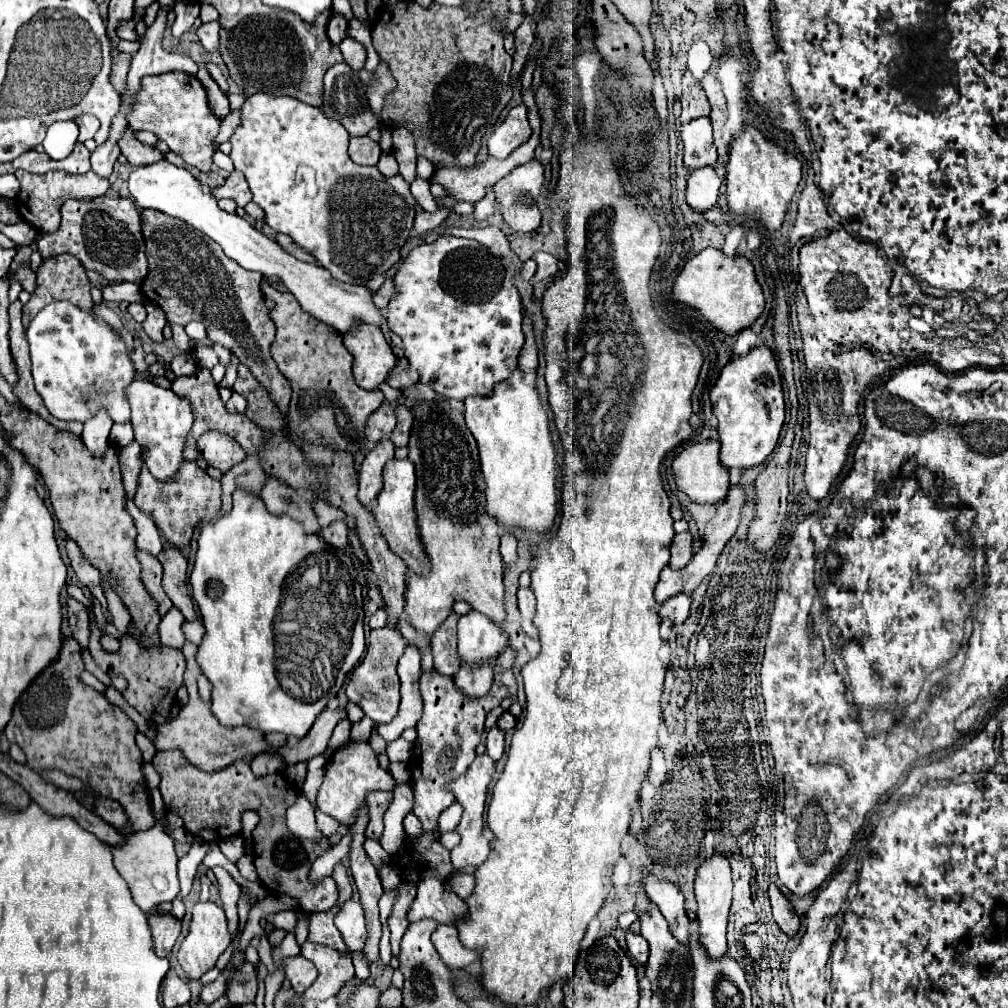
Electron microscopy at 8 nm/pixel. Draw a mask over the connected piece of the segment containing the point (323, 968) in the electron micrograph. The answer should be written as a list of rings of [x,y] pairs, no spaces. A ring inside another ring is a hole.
[[[305,942],[301,946],[301,956],[307,958],[309,962],[315,964],[319,970],[317,980],[303,992],[299,994],[301,998],[321,998],[327,1000],[329,996],[337,994],[339,988],[355,976],[353,964],[349,956],[341,956],[337,950],[325,946],[325,944],[313,944]]]

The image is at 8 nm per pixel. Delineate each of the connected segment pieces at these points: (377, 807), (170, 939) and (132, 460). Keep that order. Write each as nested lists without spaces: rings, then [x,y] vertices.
[[[391,792],[369,794],[369,802],[367,802],[367,806],[369,806],[369,826],[365,830],[367,838],[375,838],[375,840],[381,838],[381,832],[383,832],[383,814],[389,808],[391,800],[393,800]]]
[[[149,912],[149,924],[153,928],[153,938],[155,938],[155,952],[165,958],[171,954],[171,948],[175,940],[181,934],[181,920],[171,916],[171,914],[157,914]]]
[[[131,442],[129,446],[121,448],[119,452],[119,464],[123,474],[123,486],[129,498],[133,498],[137,488],[137,476],[139,476],[139,464],[141,464],[141,448],[137,442]]]

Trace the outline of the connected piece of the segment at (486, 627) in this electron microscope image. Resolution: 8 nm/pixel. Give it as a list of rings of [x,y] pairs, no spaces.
[[[477,610],[461,616],[457,636],[461,660],[469,664],[479,664],[487,658],[499,656],[507,644],[507,636],[501,626],[495,626],[495,622]]]

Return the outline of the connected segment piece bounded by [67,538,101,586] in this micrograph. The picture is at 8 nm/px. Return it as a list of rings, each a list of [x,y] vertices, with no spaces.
[[[67,538],[67,554],[71,560],[71,568],[75,570],[83,586],[101,586],[101,572],[83,556],[81,548],[71,538]]]

